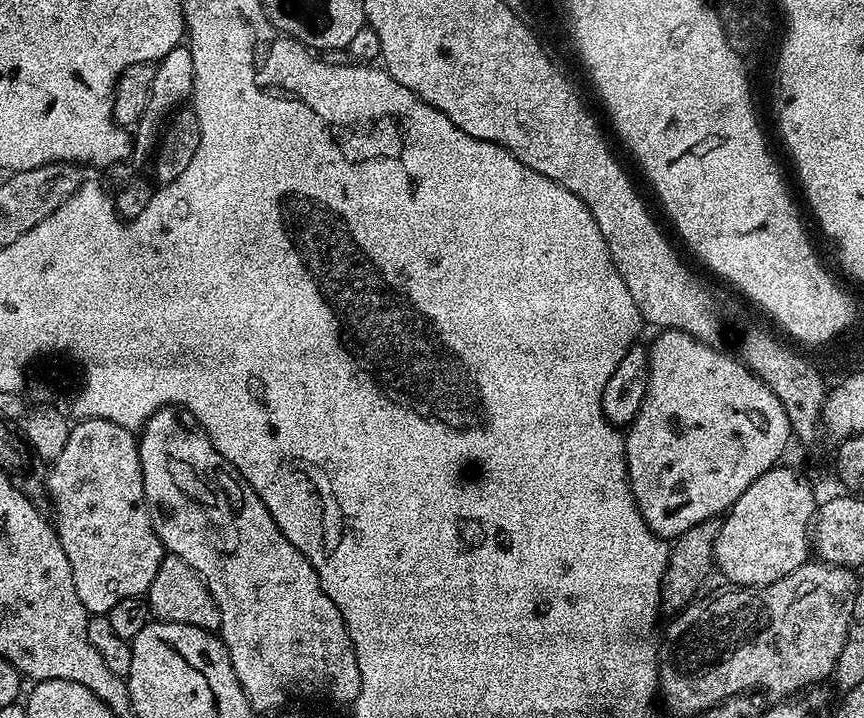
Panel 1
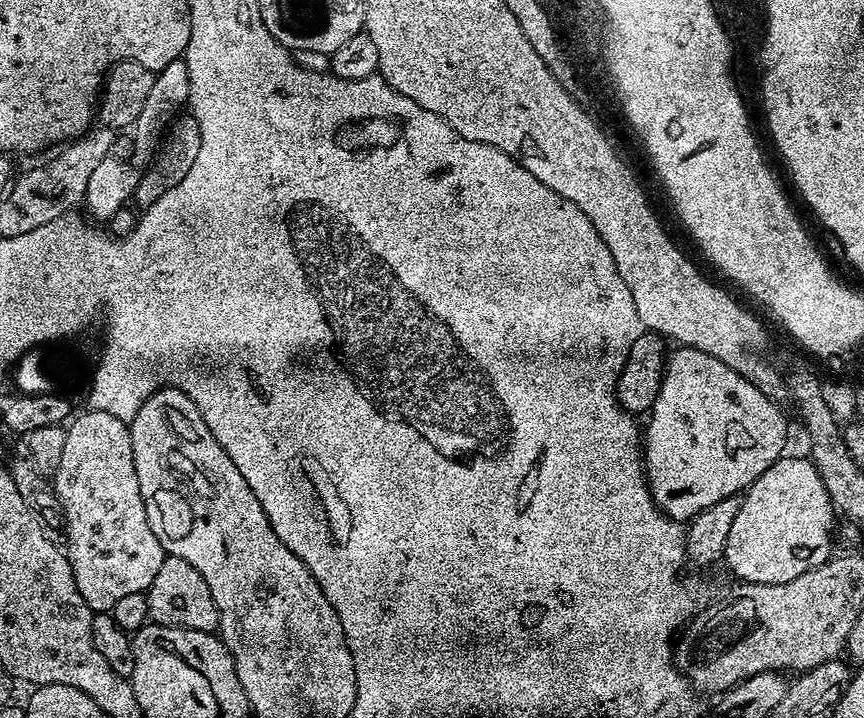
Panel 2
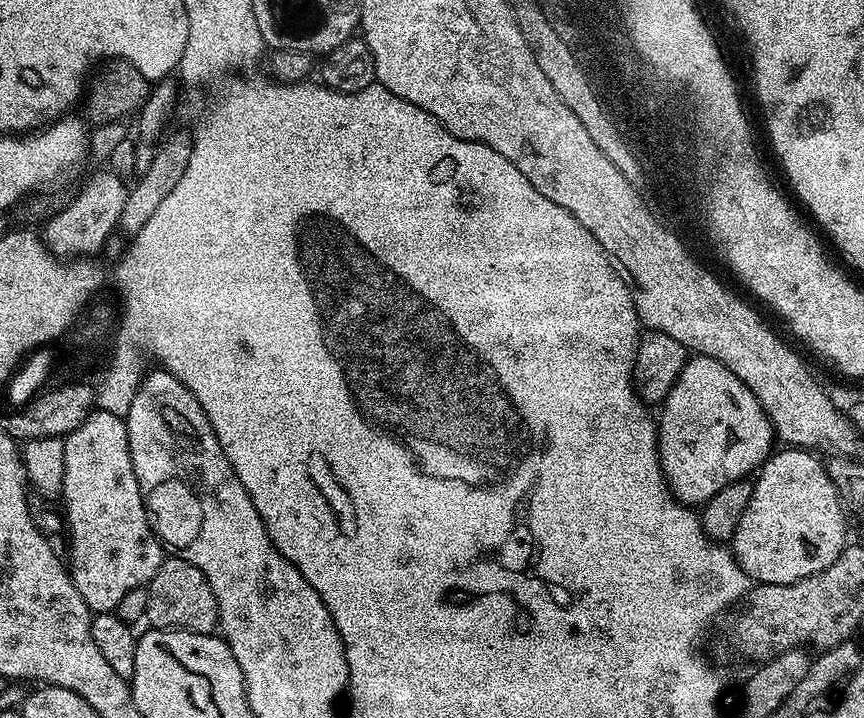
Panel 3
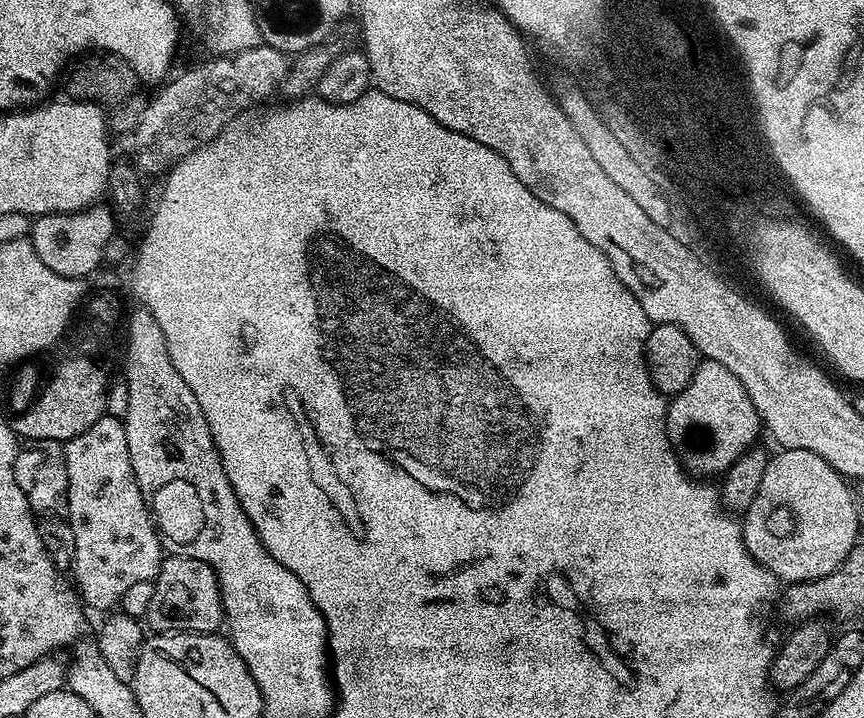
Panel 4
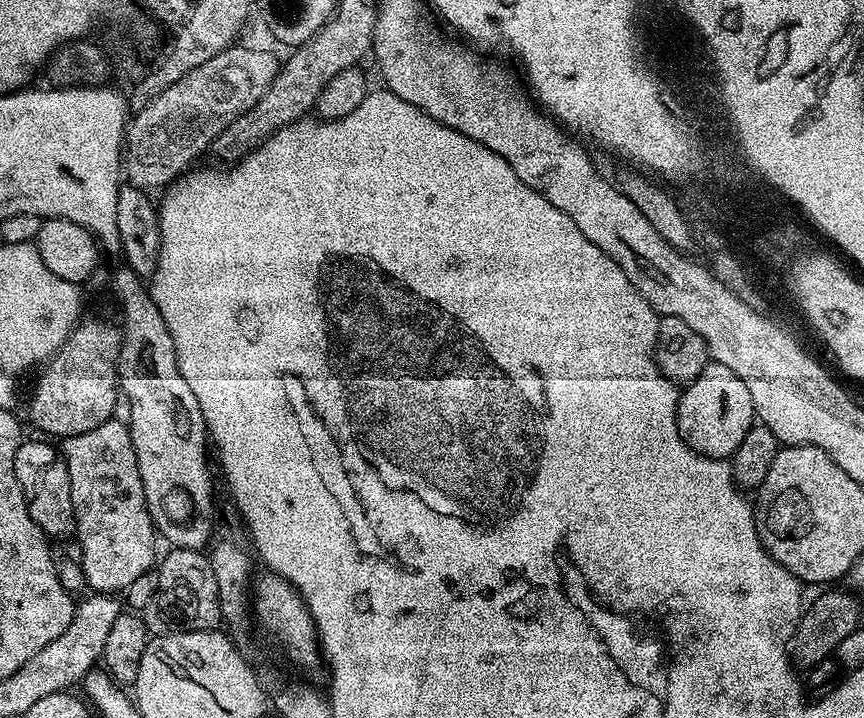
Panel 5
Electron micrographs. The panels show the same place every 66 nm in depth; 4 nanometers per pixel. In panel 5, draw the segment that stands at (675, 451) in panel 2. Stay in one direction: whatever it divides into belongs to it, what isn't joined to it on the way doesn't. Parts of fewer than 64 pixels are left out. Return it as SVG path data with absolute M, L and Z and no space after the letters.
M710 362L702 374L681 391L676 425L678 434L690 450L699 456L707 456L709 460L728 460L734 450L738 450L738 442L746 438L746 430L752 428L755 415L746 382L727 366Z

